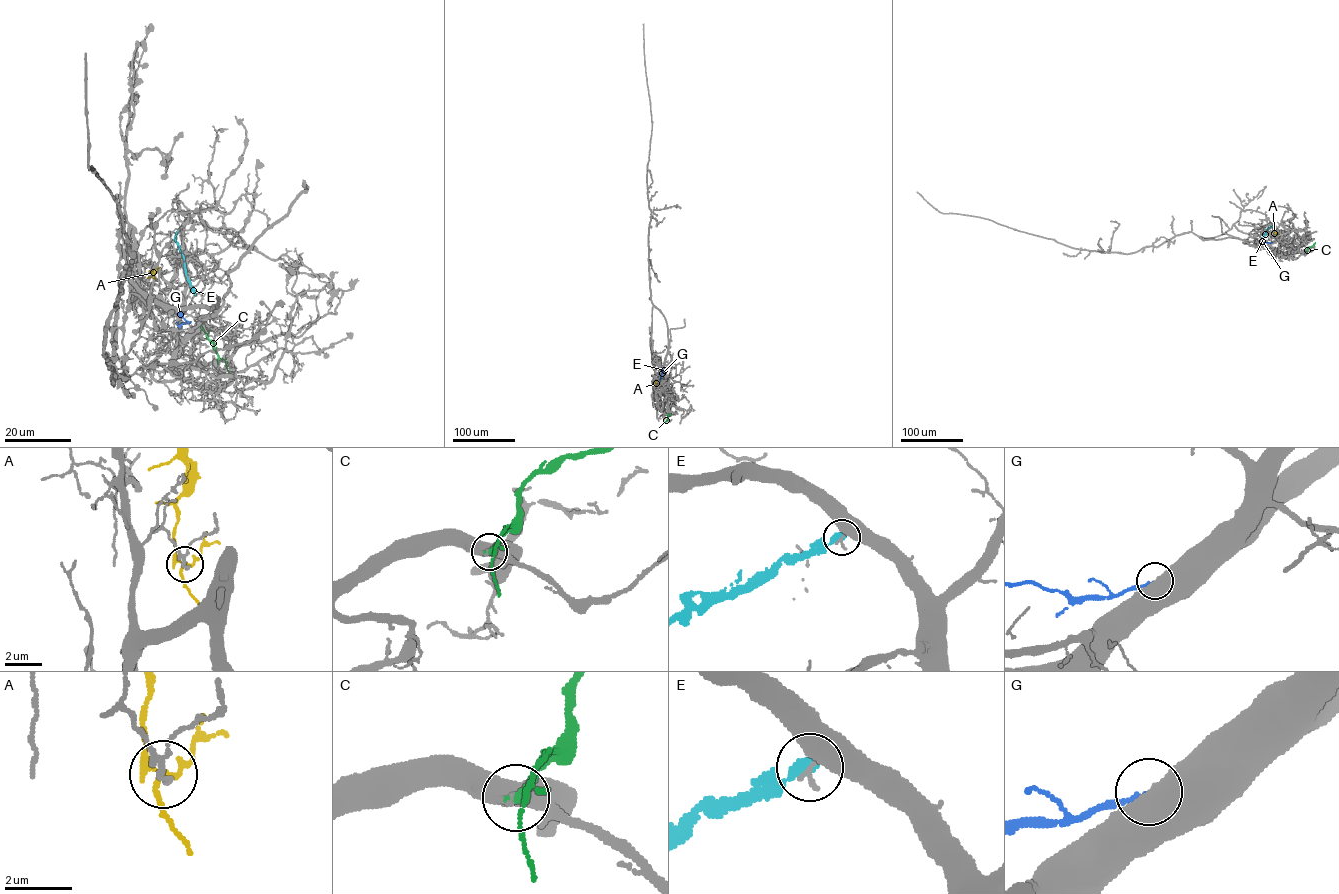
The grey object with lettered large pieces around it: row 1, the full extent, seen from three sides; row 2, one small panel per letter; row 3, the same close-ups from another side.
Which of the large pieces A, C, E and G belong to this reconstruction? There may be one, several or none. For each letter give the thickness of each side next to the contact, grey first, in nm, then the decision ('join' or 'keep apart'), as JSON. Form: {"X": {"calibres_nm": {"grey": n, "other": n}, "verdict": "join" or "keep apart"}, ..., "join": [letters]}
{"A": {"calibres_nm": {"grey": 140, "other": 170}, "verdict": "keep apart"}, "C": {"calibres_nm": {"grey": 180, "other": 280}, "verdict": "join"}, "E": {"calibres_nm": {"grey": 160, "other": 300}, "verdict": "keep apart"}, "G": {"calibres_nm": {"grey": 750, "other": 200}, "verdict": "keep apart"}, "join": ["C"]}

